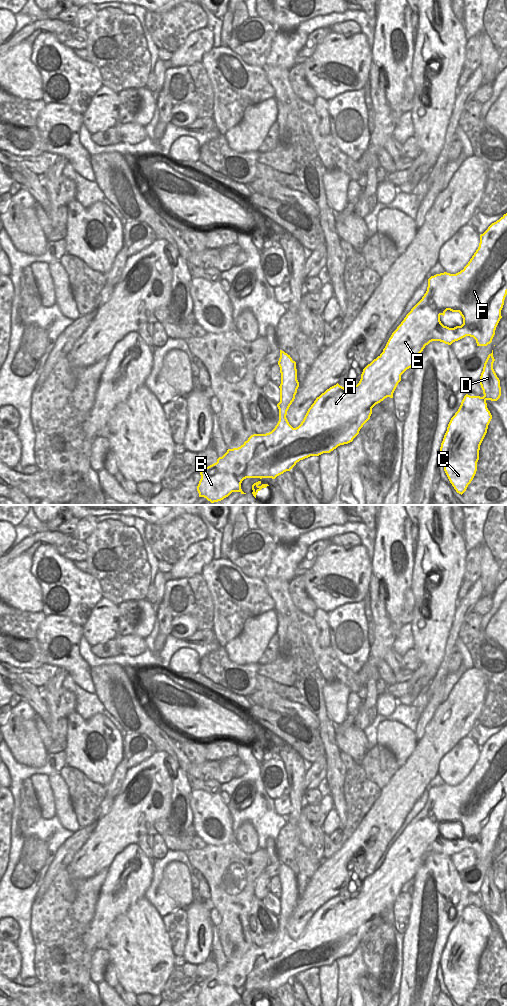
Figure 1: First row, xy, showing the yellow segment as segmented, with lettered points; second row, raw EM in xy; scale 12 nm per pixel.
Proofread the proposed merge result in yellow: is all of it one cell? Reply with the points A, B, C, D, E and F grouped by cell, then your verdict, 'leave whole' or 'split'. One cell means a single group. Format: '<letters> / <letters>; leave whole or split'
A B C D E F; leave whole

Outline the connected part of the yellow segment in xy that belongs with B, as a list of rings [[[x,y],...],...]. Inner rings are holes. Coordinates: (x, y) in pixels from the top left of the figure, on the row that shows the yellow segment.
[[[507,213],[499,220],[492,223],[488,229],[480,235],[479,247],[464,267],[456,274],[447,272],[436,274],[428,279],[427,291],[422,299],[411,309],[401,324],[392,333],[383,352],[368,364],[361,374],[359,383],[355,386],[344,388],[338,383],[319,397],[308,409],[301,424],[293,428],[287,418],[287,411],[295,399],[299,382],[297,380],[296,362],[290,355],[280,350],[278,365],[281,373],[279,421],[275,428],[266,434],[253,434],[247,441],[238,448],[228,449],[227,452],[217,459],[217,462],[204,468],[201,472],[201,479],[197,486],[199,497],[204,497],[211,503],[218,502],[228,497],[232,492],[246,494],[241,489],[241,483],[246,478],[272,478],[290,471],[297,462],[310,456],[319,456],[323,453],[330,453],[340,445],[348,444],[359,434],[360,429],[370,419],[372,408],[385,398],[393,398],[393,393],[401,381],[401,375],[409,368],[413,367],[418,355],[426,345],[432,341],[440,341],[451,345],[466,336],[473,337],[477,346],[487,346],[492,342],[496,327],[502,318],[501,310],[507,295]],[[445,312],[459,312],[463,318],[463,324],[454,328],[444,326],[440,321],[440,316]]]

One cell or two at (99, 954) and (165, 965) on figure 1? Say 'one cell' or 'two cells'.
two cells

